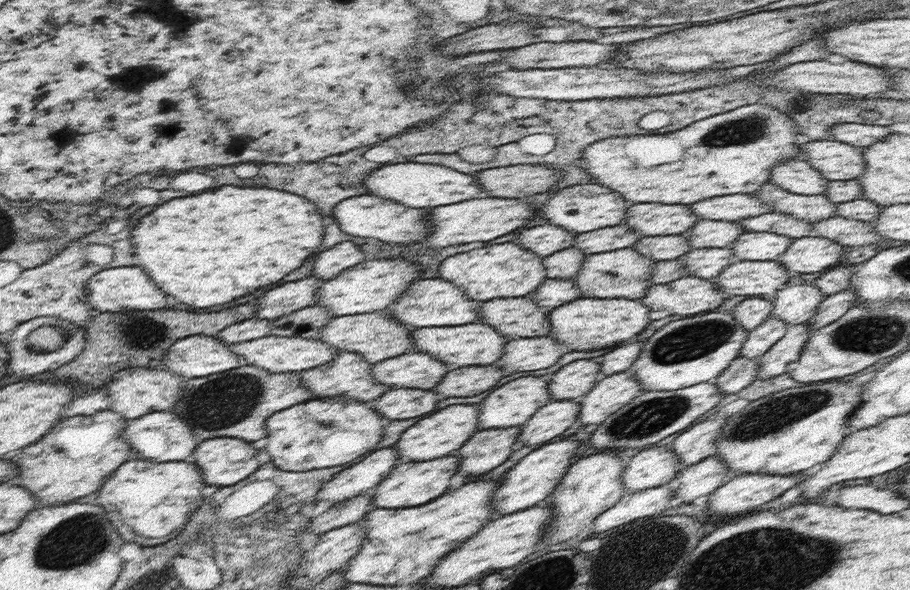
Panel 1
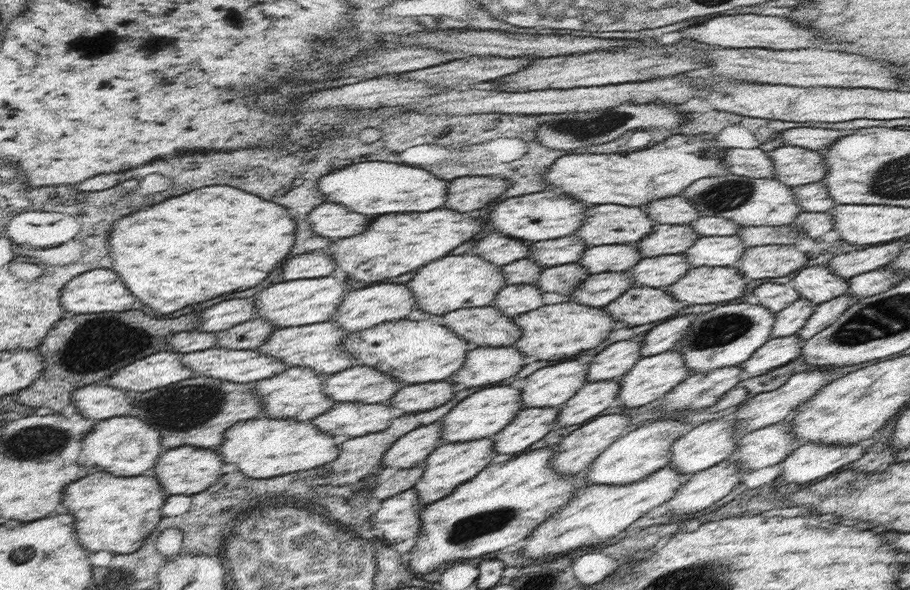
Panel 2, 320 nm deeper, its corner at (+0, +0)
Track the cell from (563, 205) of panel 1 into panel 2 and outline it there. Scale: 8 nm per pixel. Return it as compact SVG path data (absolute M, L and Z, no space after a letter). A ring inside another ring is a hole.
M553 186L538 192L538 194L516 196L516 198L500 202L496 206L492 210L492 214L490 214L490 222L494 224L496 231L506 236L533 241L534 243L575 234L584 220L585 210L590 205L585 202L578 202L578 200L572 200L572 198L573 196L566 196L559 187Z

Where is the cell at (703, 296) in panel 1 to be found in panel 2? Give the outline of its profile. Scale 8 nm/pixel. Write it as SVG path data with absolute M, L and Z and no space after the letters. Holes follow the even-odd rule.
M632 286L603 309L618 322L642 326L674 317L684 304L673 298L669 287Z

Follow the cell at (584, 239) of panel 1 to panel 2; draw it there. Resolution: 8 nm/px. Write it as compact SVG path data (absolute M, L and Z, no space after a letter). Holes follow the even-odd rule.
M575 234L531 244L529 257L543 268L577 262L588 246Z

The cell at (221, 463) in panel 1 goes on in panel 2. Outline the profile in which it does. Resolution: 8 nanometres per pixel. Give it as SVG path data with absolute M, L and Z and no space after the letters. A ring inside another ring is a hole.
M182 446L182 448L172 448L172 450L164 452L154 464L154 474L160 480L165 494L195 495L206 490L223 475L222 466L224 466L224 462L222 462L222 456L218 452Z

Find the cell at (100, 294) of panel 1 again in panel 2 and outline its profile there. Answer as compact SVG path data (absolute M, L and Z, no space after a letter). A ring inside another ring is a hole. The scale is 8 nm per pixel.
M96 268L69 280L60 293L60 304L66 312L122 312L134 306L134 296L126 290L116 272Z

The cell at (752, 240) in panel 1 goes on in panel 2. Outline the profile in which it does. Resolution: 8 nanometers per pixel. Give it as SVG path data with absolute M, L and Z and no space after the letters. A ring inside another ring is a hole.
M737 235L698 237L686 252L692 267L736 266L747 246Z

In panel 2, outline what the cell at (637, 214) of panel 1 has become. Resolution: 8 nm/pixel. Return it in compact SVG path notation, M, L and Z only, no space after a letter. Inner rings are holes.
M621 204L591 205L585 210L584 220L580 228L575 232L588 247L603 244L626 244L638 243L653 229L656 224L647 214L643 207L624 206Z

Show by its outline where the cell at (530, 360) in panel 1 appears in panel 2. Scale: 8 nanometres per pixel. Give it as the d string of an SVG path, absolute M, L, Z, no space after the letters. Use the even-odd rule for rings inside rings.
M516 346L472 347L460 370L450 376L450 381L457 391L496 385L514 376L524 366L525 357Z

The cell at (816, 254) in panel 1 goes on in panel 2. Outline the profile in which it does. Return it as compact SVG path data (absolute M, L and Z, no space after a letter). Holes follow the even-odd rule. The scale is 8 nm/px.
M760 245L746 248L738 264L745 282L760 280L760 278L778 278L800 270L807 254L789 245Z

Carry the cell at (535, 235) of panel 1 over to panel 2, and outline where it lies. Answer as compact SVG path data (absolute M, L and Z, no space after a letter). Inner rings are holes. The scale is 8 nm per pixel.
M494 230L492 234L477 241L469 252L479 254L496 266L504 266L528 257L532 243Z

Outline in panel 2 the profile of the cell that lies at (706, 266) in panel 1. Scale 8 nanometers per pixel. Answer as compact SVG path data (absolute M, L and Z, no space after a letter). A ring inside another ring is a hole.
M684 254L653 256L640 259L630 270L635 286L669 287L692 267Z

